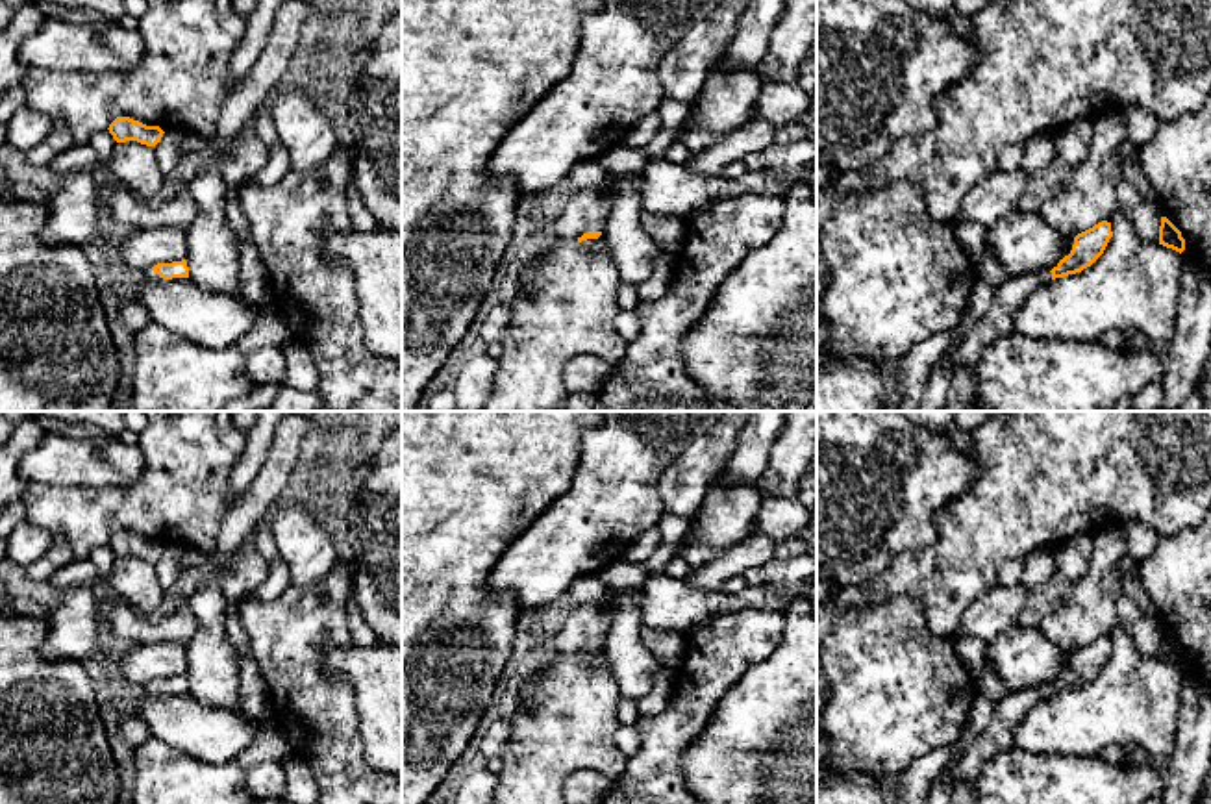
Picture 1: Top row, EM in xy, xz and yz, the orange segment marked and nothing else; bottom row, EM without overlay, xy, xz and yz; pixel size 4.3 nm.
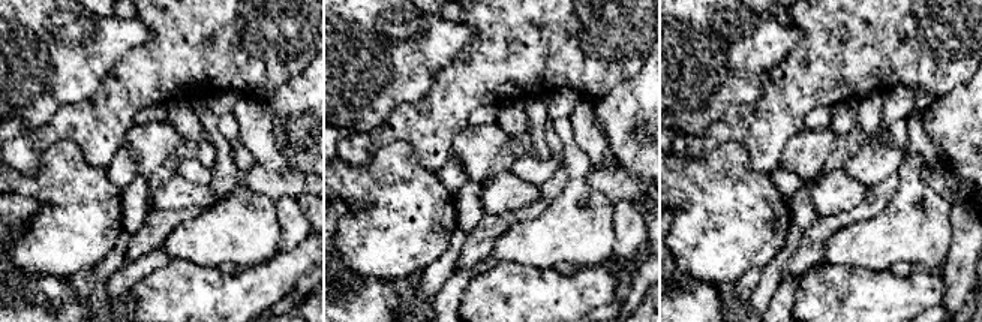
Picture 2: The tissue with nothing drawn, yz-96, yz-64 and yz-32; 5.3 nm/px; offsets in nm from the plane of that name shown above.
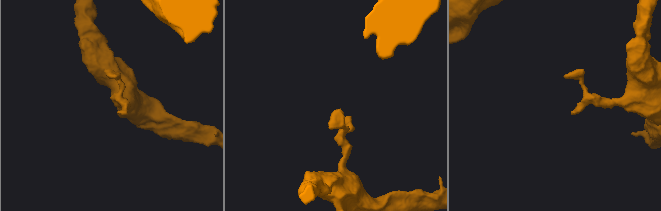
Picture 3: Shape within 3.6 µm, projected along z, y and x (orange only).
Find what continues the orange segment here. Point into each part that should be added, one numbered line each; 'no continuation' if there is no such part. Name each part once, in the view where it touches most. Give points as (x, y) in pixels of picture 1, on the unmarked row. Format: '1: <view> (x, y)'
1: xz (586, 625)

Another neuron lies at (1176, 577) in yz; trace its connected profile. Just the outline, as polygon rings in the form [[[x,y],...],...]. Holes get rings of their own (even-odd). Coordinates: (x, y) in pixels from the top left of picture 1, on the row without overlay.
[[[1211,509],[1198,528],[1161,537],[1154,554],[1135,565],[1135,572],[1155,606],[1161,632],[1185,654],[1181,671],[1211,695]]]

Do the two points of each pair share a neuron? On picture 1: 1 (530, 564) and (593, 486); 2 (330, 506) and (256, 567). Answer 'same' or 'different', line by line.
1: same
2: different

